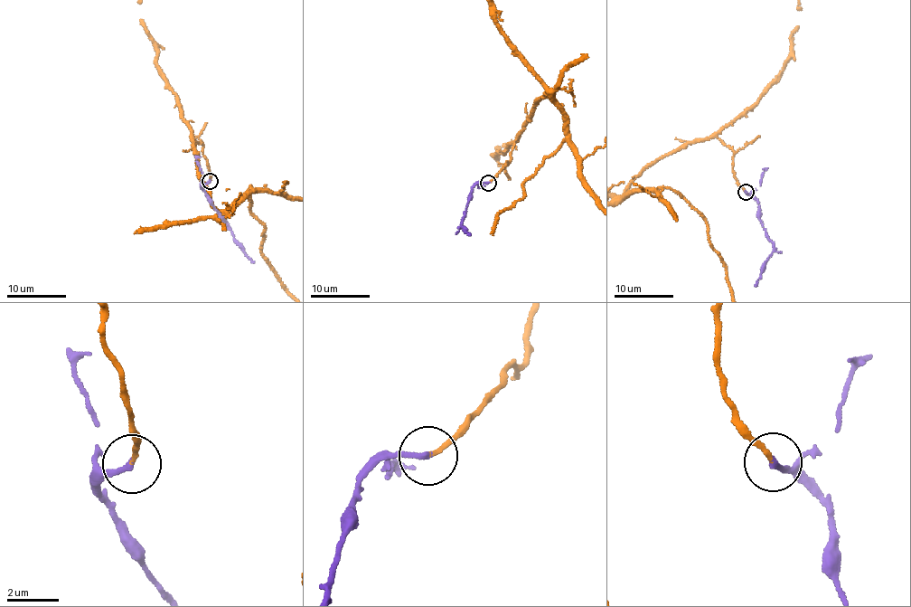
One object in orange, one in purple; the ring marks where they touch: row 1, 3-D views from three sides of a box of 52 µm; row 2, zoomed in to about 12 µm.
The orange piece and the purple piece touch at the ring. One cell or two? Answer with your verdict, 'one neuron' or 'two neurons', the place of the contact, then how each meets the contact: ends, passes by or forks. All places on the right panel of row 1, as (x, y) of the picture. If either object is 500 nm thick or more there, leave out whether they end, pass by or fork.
one neuron | (746, 192) | orange ends | purple ends

